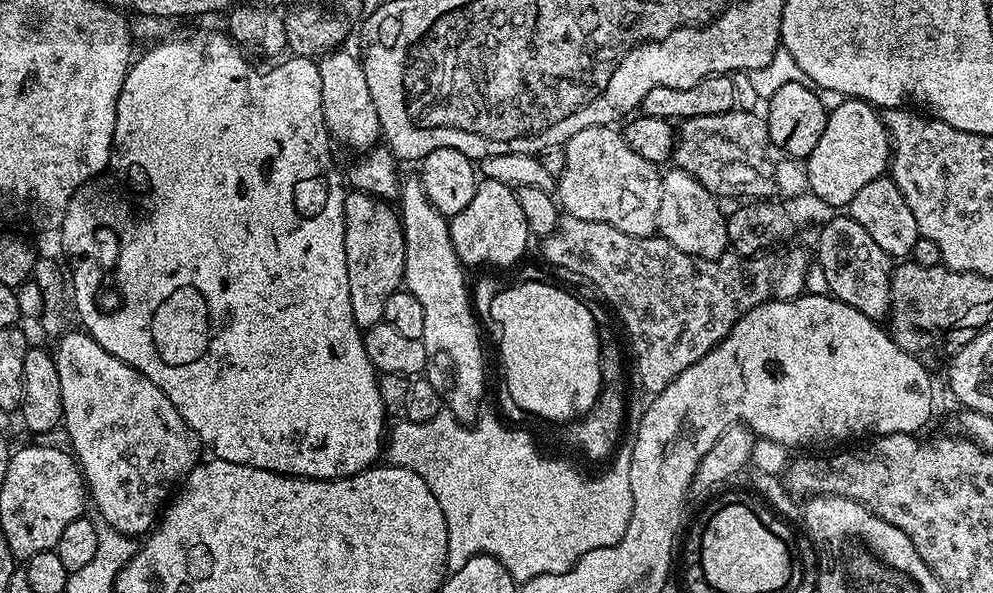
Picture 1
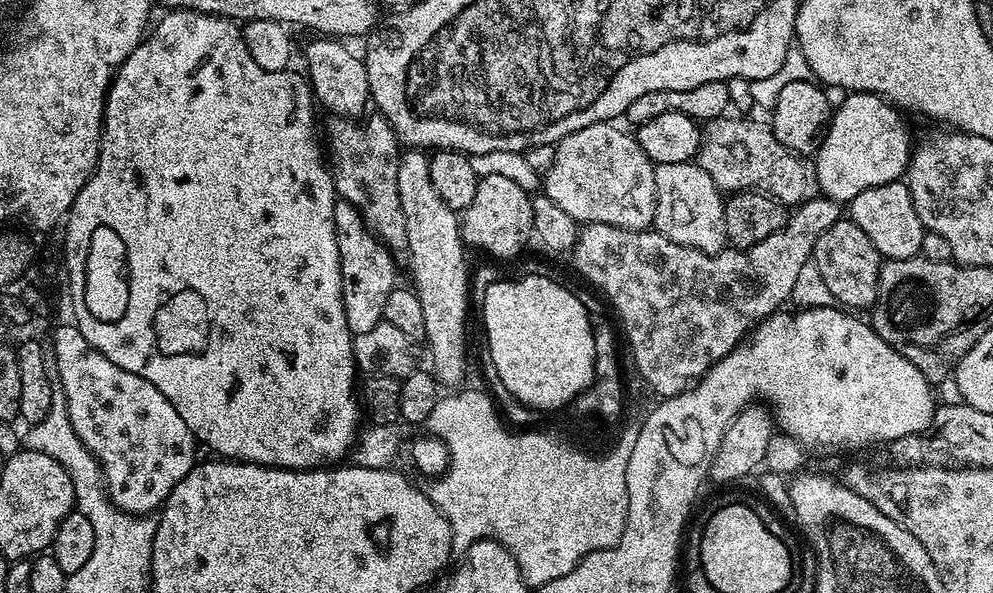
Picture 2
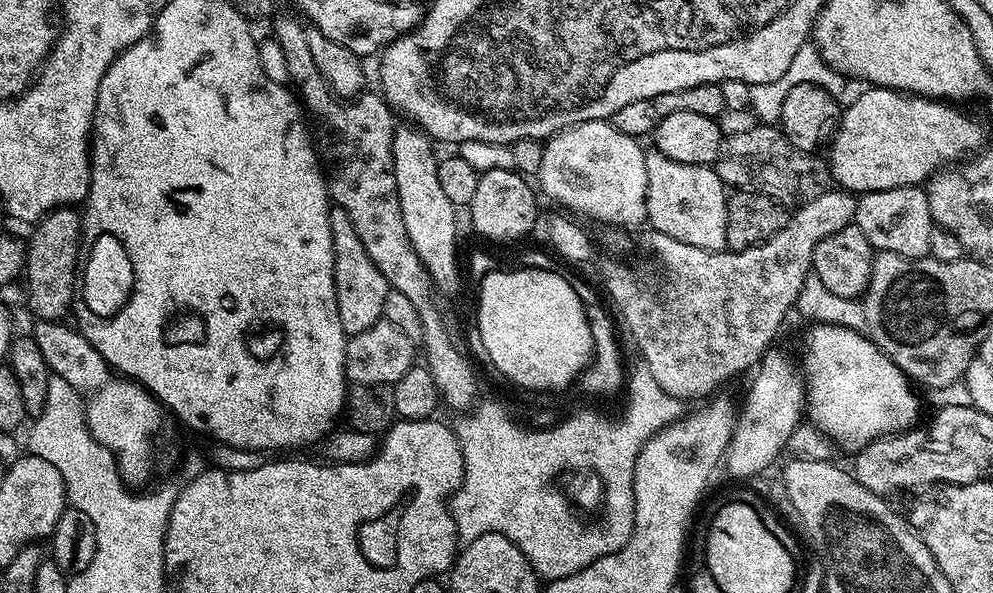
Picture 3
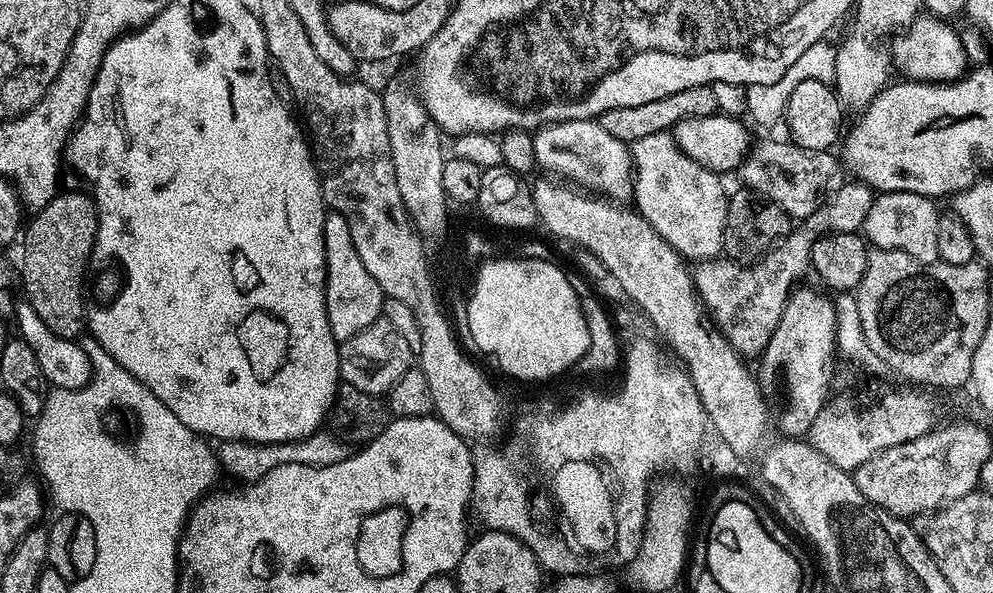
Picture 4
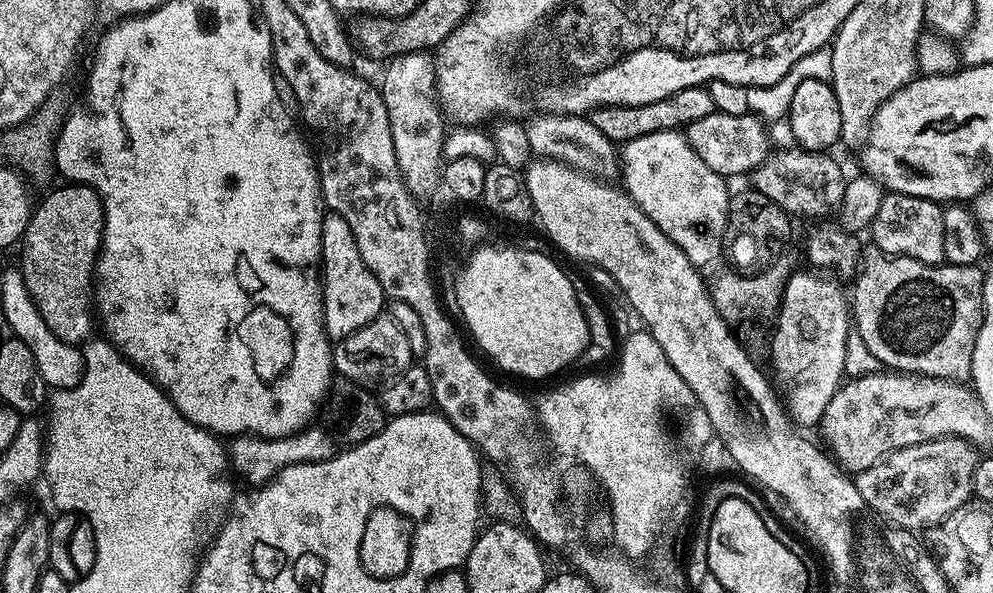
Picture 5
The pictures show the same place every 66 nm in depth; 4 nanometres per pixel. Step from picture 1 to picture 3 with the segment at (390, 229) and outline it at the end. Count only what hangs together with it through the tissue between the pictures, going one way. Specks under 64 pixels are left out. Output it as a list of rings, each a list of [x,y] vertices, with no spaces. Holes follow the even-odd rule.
[[[333,207],[328,217],[334,242],[334,286],[338,298],[338,318],[342,318],[344,335],[350,337],[362,334],[362,330],[370,330],[370,326],[383,317],[389,287],[382,270],[370,258],[366,246],[362,246],[362,238],[358,238],[358,230],[354,230],[354,222],[350,222],[346,210]]]

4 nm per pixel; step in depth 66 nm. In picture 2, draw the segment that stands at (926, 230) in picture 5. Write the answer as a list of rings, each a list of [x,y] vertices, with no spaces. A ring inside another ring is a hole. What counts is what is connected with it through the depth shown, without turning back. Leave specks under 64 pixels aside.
[[[903,179],[886,182],[886,186],[870,186],[870,190],[862,190],[862,194],[858,194],[847,205],[846,212],[855,224],[862,226],[866,238],[874,242],[884,260],[905,260],[920,255],[926,229]]]

